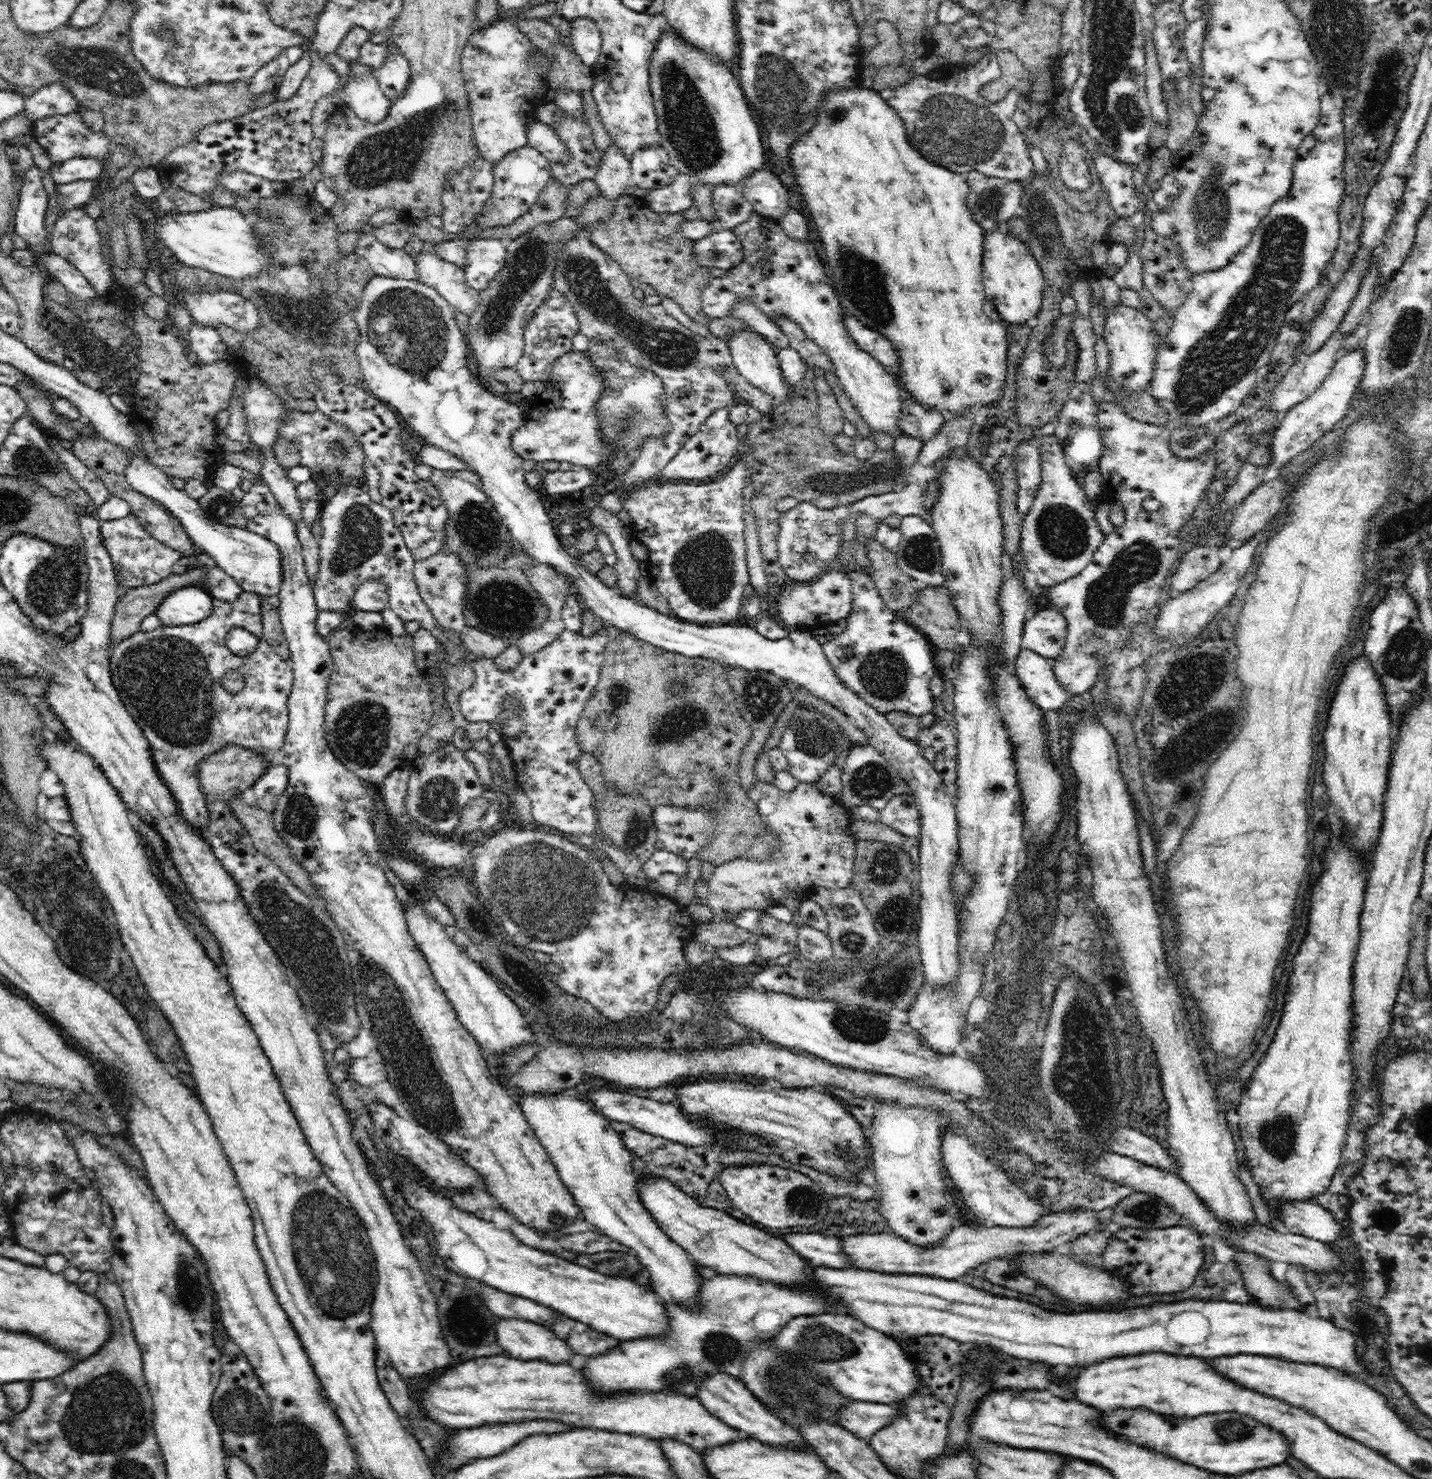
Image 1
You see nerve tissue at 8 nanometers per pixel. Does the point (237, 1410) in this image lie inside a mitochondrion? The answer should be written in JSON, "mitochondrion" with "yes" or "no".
{"mitochondrion":"yes"}

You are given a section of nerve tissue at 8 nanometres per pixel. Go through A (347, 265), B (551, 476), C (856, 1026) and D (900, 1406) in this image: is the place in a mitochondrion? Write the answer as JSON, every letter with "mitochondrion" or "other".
{"A":"other","B":"other","C":"mitochondrion","D":"other"}

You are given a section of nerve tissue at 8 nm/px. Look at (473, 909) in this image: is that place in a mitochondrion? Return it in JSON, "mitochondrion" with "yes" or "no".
{"mitochondrion":"yes"}

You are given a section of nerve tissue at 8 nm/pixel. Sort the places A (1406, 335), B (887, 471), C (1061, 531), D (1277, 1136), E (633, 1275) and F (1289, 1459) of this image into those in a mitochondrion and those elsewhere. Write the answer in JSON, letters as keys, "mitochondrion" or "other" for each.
{"A":"mitochondrion","B":"mitochondrion","C":"mitochondrion","D":"mitochondrion","E":"other","F":"other"}

